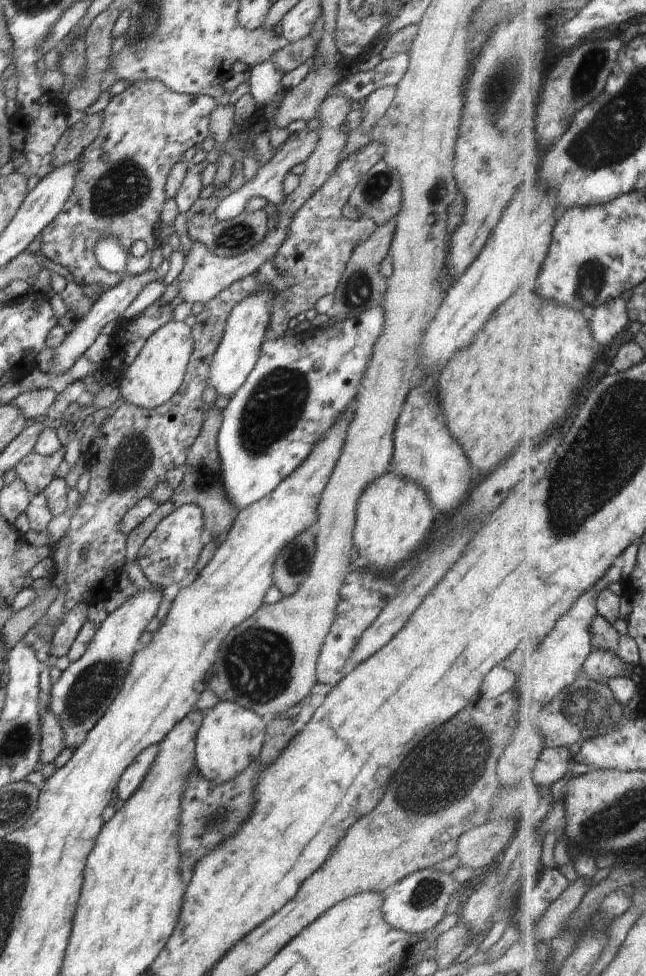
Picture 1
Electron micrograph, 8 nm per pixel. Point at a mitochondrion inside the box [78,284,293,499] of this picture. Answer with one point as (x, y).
(133, 458)

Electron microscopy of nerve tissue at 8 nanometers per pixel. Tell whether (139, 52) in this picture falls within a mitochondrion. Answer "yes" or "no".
yes

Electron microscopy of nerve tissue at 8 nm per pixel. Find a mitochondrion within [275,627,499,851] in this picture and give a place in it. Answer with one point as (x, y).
(441, 774)

